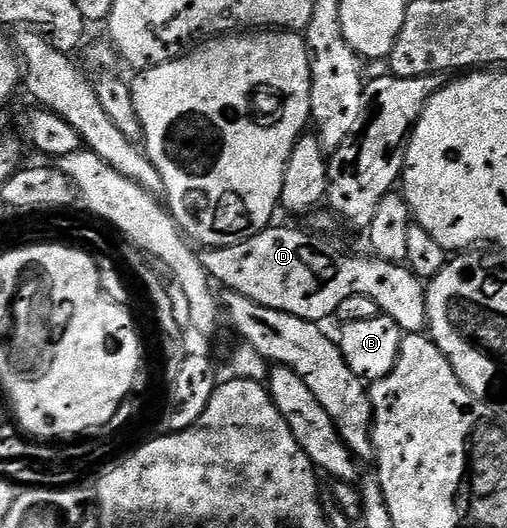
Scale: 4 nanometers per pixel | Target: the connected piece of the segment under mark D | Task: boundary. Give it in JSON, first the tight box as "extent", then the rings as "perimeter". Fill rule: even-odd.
{"extent":[200,225,428,335],"perimeter":[[[271,225],[265,227],[258,235],[252,235],[248,239],[241,239],[238,243],[233,243],[230,247],[207,247],[201,252],[200,258],[204,269],[210,275],[211,280],[215,284],[223,283],[227,288],[227,292],[243,295],[248,297],[254,303],[264,305],[268,309],[276,309],[277,311],[283,311],[289,315],[295,315],[301,319],[308,320],[309,323],[318,323],[329,317],[337,316],[340,305],[346,298],[353,295],[359,295],[360,297],[372,297],[372,301],[376,301],[379,312],[388,316],[392,321],[396,321],[396,325],[400,325],[400,329],[406,335],[420,335],[427,330],[428,327],[428,301],[426,300],[427,284],[418,275],[411,273],[410,268],[400,263],[389,263],[383,259],[377,257],[369,257],[365,259],[362,255],[345,255],[338,247],[333,247],[326,239],[321,239],[318,235],[309,235],[306,231],[297,231],[294,227],[277,227],[277,225]]]}

